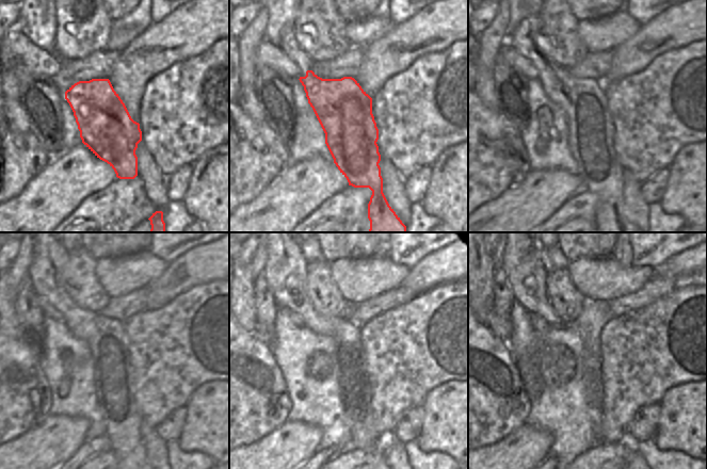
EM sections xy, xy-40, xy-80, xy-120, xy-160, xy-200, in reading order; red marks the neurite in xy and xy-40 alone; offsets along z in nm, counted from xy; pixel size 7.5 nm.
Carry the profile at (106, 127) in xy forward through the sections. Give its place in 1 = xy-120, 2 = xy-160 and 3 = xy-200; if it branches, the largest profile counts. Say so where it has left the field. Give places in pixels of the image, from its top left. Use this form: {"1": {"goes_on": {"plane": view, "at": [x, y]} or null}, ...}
{"1": {"goes_on": {"plane": "xy-120", "at": [107, 339]}}, "2": {"goes_on": {"plane": "xy-160", "at": [353, 383]}}, "3": {"goes_on": {"plane": "xy-200", "at": [592, 374]}}}

